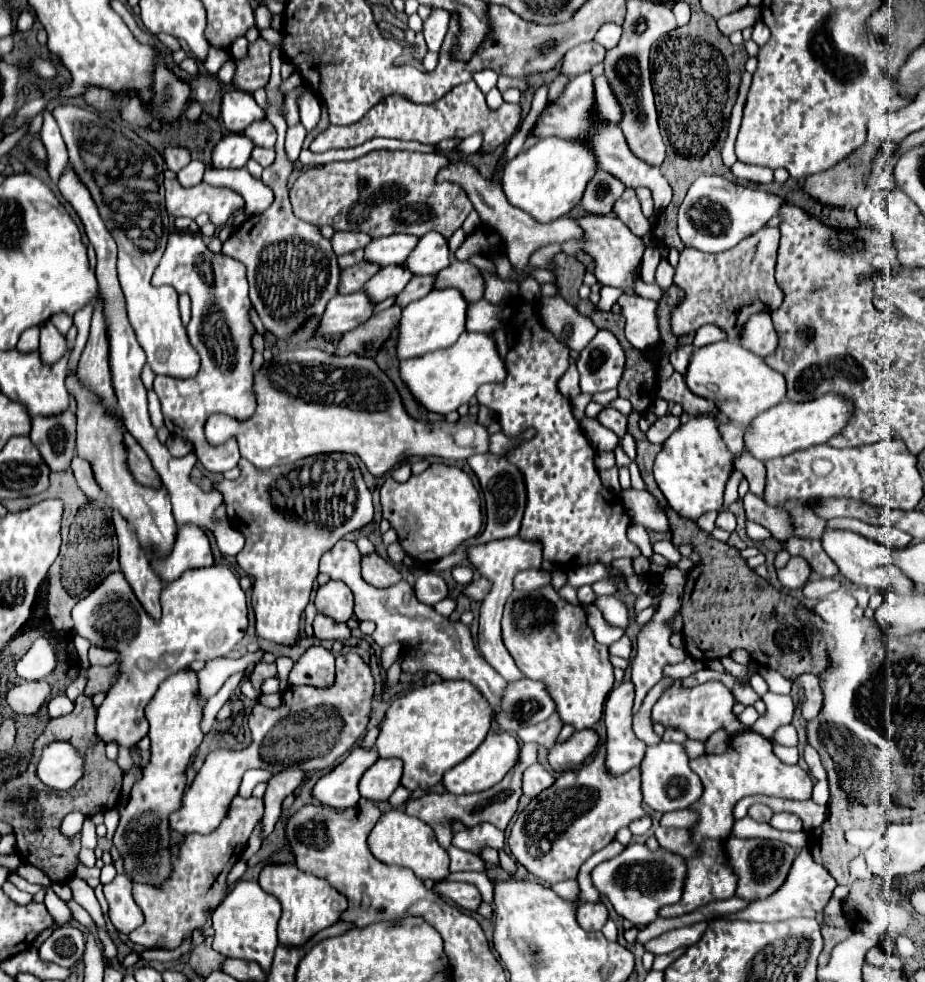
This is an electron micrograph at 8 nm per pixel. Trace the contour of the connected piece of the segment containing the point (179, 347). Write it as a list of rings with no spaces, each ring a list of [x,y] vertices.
[[[109,203],[103,205],[99,211],[101,211],[101,217],[105,219],[105,225],[113,233],[117,247],[119,247],[117,273],[119,273],[121,289],[123,289],[125,301],[127,301],[127,315],[129,315],[129,321],[135,329],[137,341],[147,355],[147,363],[151,365],[155,375],[167,375],[167,377],[177,377],[177,379],[195,377],[199,371],[199,355],[193,349],[193,345],[189,343],[187,331],[181,323],[179,309],[177,309],[177,291],[173,287],[153,287],[151,285],[151,275],[157,269],[165,247],[155,249],[151,253],[137,249],[133,245],[133,241],[127,239],[125,231],[117,225],[117,221],[113,217],[113,209],[109,207]]]

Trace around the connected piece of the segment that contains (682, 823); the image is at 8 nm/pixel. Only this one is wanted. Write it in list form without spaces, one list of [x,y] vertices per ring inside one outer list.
[[[691,809],[673,811],[669,815],[663,815],[661,823],[667,827],[693,827],[693,825],[697,825],[697,813]]]

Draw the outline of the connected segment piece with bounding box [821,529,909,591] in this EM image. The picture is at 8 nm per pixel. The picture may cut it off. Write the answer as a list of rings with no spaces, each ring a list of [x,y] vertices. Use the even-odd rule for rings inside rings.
[[[825,529],[821,535],[821,545],[825,553],[835,561],[839,571],[855,585],[873,587],[879,591],[887,591],[889,587],[897,587],[897,591],[909,591],[909,579],[905,579],[901,571],[891,567],[889,549],[885,545],[877,541],[869,541],[863,535],[857,535],[853,531],[839,531],[839,529]]]

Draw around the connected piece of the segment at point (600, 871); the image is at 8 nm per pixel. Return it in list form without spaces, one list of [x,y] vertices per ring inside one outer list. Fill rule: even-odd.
[[[631,843],[615,859],[597,865],[591,873],[591,879],[593,885],[599,889],[599,893],[609,897],[617,915],[639,927],[653,923],[659,917],[661,907],[673,905],[681,899],[685,875],[687,875],[687,865],[681,855],[663,847],[651,851],[647,849],[647,845]],[[633,865],[635,865],[635,879],[633,879]]]

